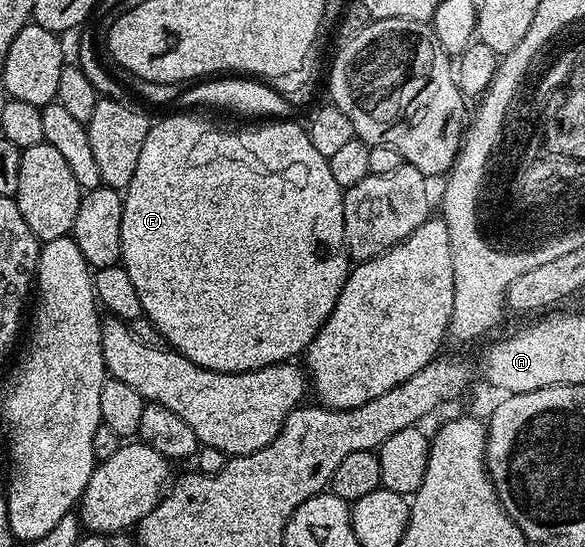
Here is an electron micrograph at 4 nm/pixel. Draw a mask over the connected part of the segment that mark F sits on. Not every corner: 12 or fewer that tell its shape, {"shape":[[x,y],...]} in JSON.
{"shape":[[154,119],[119,263],[212,372],[304,353],[351,271],[288,119]]}

